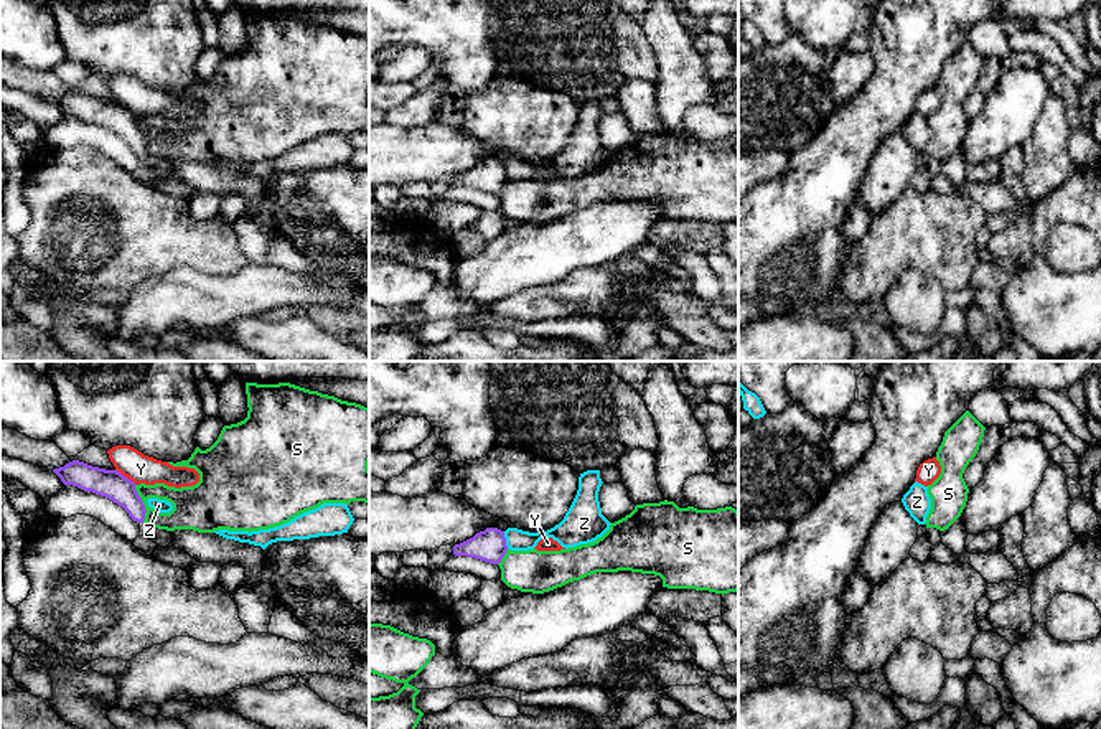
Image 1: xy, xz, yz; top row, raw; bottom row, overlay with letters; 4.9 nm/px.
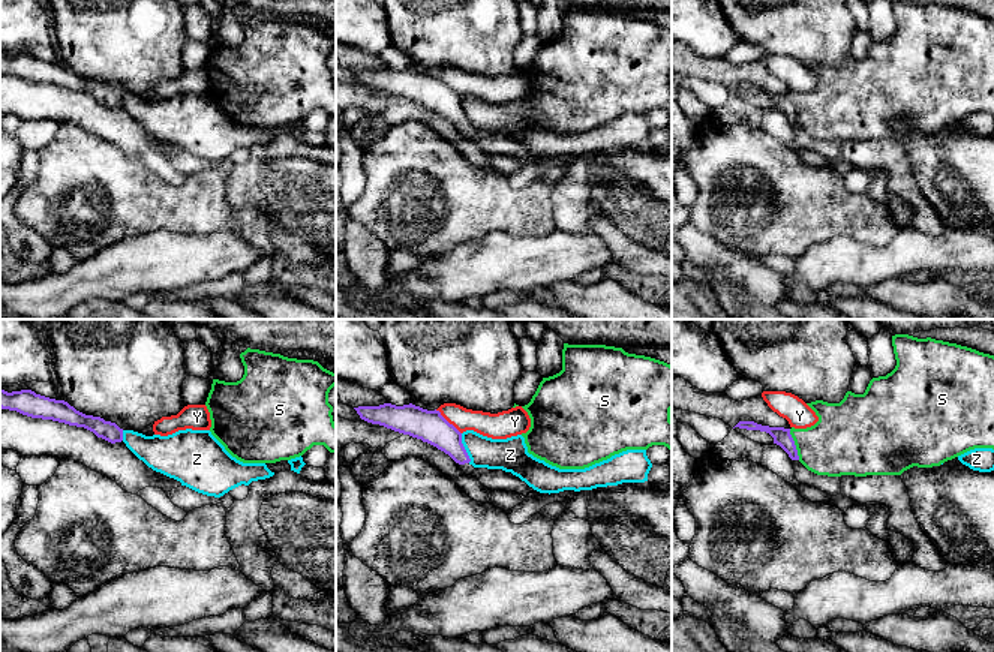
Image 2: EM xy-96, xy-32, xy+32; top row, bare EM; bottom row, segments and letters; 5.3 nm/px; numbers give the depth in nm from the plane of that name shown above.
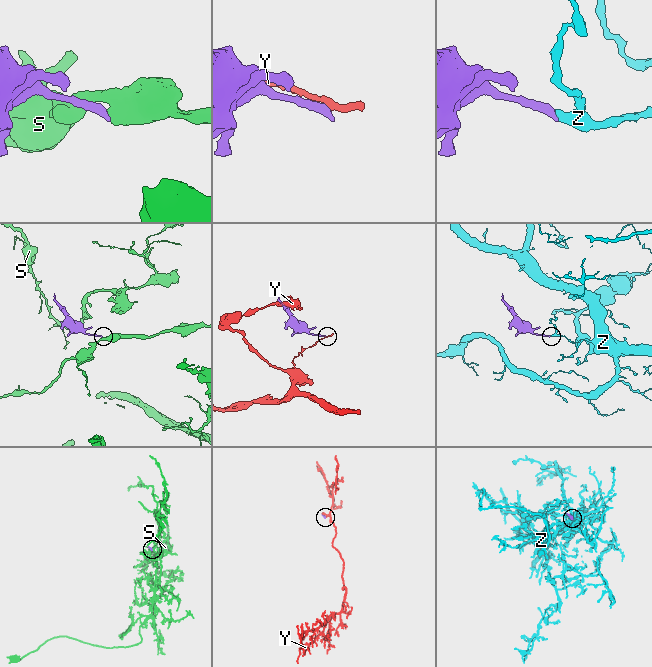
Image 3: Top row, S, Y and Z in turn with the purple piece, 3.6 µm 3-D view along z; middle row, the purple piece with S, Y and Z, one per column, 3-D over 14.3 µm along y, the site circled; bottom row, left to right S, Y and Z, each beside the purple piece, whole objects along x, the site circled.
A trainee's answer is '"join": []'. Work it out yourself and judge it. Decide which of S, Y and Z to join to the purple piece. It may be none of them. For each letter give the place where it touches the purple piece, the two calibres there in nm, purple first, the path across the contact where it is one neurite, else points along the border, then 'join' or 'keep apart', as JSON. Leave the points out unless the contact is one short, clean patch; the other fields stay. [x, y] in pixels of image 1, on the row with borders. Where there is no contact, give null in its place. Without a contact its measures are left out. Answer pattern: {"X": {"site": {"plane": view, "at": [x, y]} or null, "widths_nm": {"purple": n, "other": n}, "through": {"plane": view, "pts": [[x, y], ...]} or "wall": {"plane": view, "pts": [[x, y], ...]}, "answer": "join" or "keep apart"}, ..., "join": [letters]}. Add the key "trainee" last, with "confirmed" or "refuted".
{"S": {"site": {"plane": "xy", "at": [142, 503]}, "widths_nm": {"purple": 140, "other": 200}, "wall": {"plane": "xy", "pts": [[134, 485], [145, 510], [144, 522]]}, "answer": "keep apart"}, "Y": {"site": {"plane": "xy", "at": [126, 477]}, "widths_nm": {"purple": 140, "other": 140}, "wall": {"plane": "xy", "pts": [[116, 469], [135, 484]]}, "answer": "keep apart"}, "Z": {"site": {"plane": "xz", "at": [505, 540]}, "widths_nm": {"purple": 160, "other": 110}, "wall": {"plane": "xz", "pts": [[503, 531], [508, 548]]}, "answer": "keep apart"}, "join": [], "trainee": "confirmed"}

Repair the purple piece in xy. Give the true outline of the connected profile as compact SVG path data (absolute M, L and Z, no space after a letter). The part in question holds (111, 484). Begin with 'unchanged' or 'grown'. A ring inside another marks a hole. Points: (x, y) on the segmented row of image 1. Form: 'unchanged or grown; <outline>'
unchanged; M73 460L53 472L64 485L105 496L122 506L134 521L143 523L145 505L135 490L135 483L120 472L92 467L79 460Z

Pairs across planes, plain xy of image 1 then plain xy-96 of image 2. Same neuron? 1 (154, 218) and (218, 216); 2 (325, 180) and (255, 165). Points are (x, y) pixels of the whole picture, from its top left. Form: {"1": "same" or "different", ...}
{"1": "same", "2": "different"}

